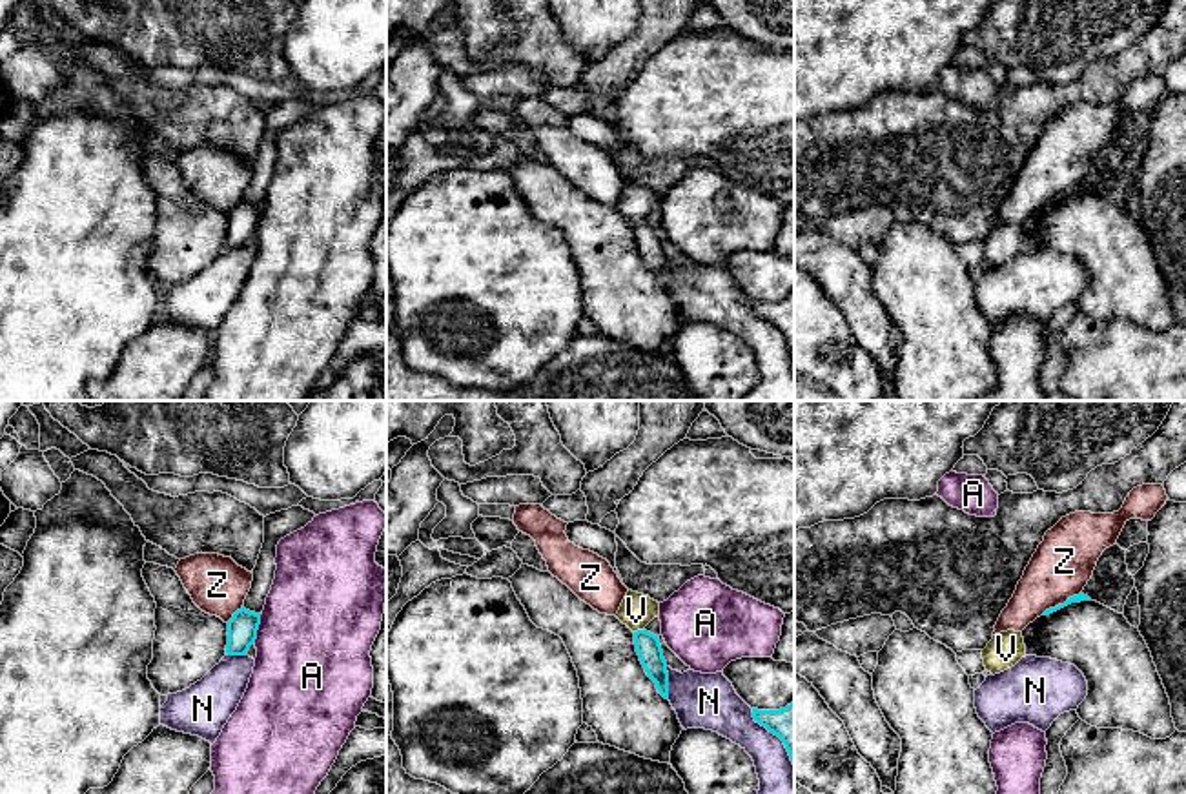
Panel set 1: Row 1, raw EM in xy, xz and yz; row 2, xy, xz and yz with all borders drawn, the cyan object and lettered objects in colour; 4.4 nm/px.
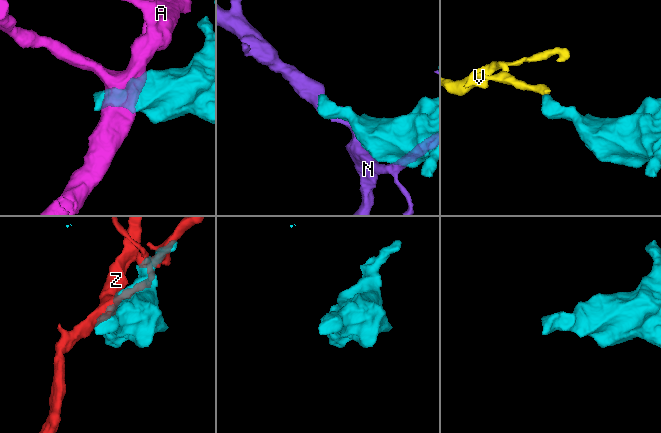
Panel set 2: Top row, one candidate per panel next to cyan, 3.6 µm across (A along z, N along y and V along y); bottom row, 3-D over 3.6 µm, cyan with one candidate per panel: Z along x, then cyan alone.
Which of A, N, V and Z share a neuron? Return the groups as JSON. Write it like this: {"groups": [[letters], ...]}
{"groups": [["A"], ["N"], ["V"], ["Z"]]}

